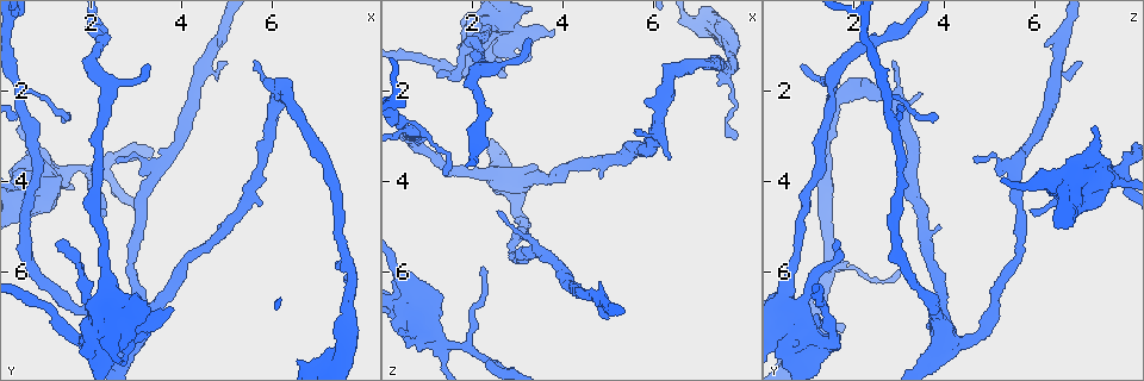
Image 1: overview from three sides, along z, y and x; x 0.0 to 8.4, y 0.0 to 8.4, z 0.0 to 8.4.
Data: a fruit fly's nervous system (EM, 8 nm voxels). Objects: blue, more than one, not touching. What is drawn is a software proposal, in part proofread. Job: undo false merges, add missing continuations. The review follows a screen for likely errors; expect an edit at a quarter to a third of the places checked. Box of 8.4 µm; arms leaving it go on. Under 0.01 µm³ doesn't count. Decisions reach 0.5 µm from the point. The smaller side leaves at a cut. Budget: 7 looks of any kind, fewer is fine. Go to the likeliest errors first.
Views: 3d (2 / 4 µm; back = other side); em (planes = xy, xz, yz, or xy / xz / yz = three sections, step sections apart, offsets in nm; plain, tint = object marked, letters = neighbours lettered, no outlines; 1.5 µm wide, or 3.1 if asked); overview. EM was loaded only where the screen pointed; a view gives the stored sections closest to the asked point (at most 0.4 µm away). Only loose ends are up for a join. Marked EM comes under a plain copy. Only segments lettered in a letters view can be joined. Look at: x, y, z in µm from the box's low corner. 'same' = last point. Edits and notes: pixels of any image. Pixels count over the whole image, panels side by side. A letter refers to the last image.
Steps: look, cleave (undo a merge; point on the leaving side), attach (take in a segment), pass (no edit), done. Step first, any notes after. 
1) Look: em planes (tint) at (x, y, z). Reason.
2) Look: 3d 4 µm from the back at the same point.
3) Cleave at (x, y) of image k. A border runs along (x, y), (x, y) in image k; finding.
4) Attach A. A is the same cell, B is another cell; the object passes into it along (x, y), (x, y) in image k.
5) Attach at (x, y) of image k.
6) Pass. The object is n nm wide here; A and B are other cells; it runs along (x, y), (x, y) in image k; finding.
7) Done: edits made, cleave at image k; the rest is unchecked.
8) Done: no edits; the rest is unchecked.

Look: em planes (letters) at (3.20, 1.40, 0.95). Thin end.

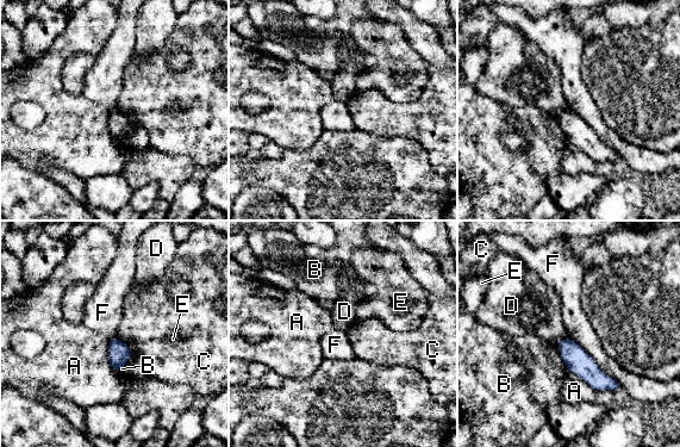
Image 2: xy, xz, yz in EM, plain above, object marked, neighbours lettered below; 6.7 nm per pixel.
Pass. The longest contact is with F, 500 nm; A, B, C, D, E and F are other cells; a border runs along (568, 336), (622, 387) in image 2; no lettered segment goes on from it.

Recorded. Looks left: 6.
Look: 3d 2 µm at (2.30, 4.70, 5.85). Free end.

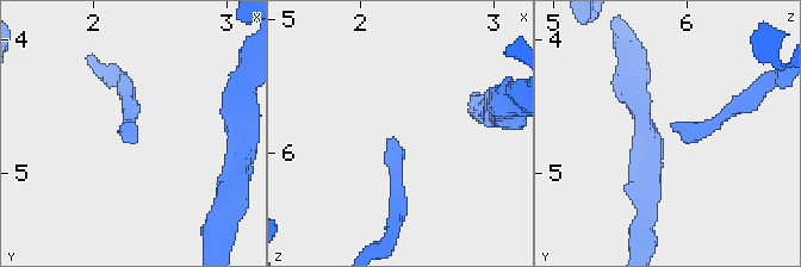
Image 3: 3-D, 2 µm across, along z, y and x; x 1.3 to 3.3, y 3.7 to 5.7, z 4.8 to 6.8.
Look: em planes (letters) at (2.24, 4.62, 5.86).

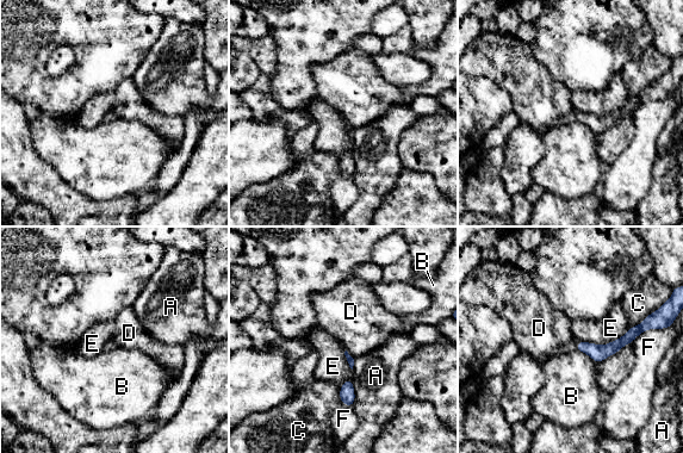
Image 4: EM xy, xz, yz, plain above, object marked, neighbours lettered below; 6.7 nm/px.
Pass. A, B, C, D, E and F are other cells; it runs along (643, 328), (609, 349), (579, 347) in image 4; none of them fits.

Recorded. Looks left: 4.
Look: em planes (tint) at (2.15, 3.25, 1.25).

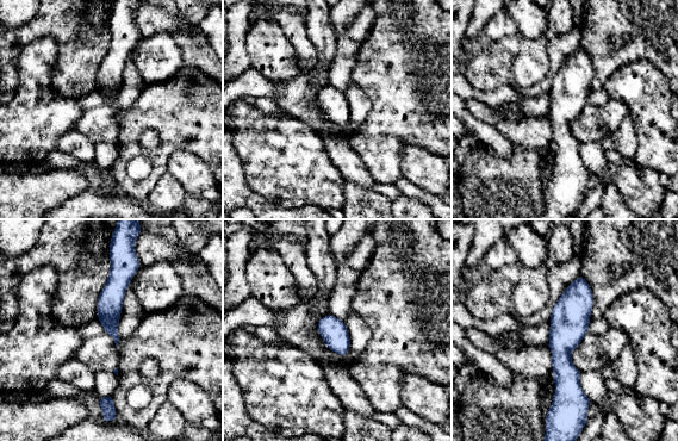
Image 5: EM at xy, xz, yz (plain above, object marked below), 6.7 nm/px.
Look: em planes (letters) at the same point. What lies round it.

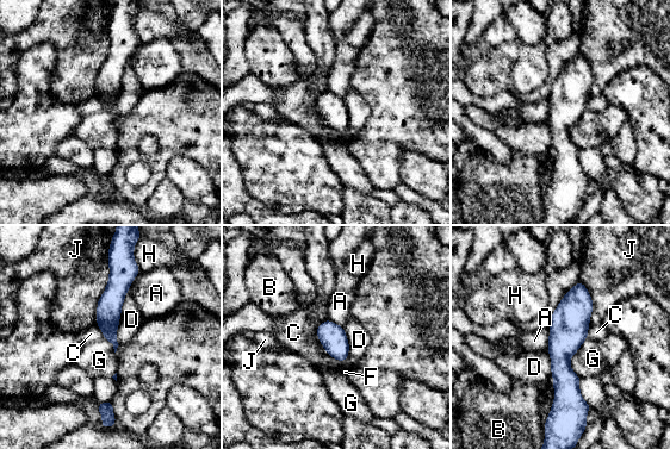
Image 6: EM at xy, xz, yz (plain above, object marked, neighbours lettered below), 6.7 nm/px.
Pass. A, B, C, D, F, G, H and J are other cells; one neuron here.

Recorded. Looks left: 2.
Done: no edits; the rest is unchecked.

